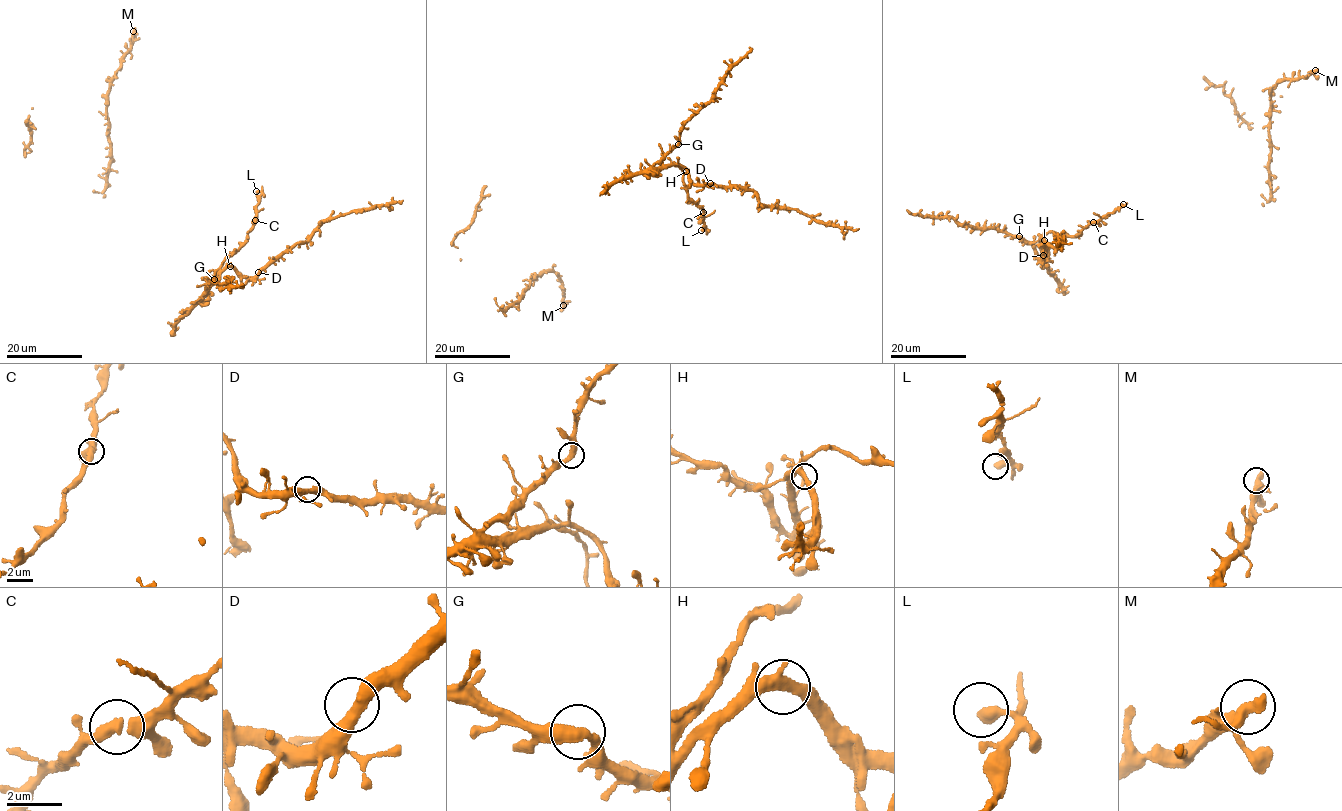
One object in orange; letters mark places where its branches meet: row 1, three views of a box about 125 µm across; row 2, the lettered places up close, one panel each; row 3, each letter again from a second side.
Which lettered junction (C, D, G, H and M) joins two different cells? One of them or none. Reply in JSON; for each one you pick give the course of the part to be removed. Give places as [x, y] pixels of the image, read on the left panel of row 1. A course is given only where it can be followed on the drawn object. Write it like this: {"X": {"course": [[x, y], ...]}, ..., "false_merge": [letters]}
{"false_merge": []}

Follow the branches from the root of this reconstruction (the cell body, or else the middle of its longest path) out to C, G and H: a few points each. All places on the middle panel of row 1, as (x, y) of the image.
C: (702, 231), (707, 229), (703, 212)
G: (702, 231), (707, 229), (704, 211), (687, 195), (681, 169), (671, 164), (659, 169), (653, 166), (678, 144)
H: (702, 231), (707, 229), (704, 211), (687, 195), (682, 170), (676, 165), (686, 171)

